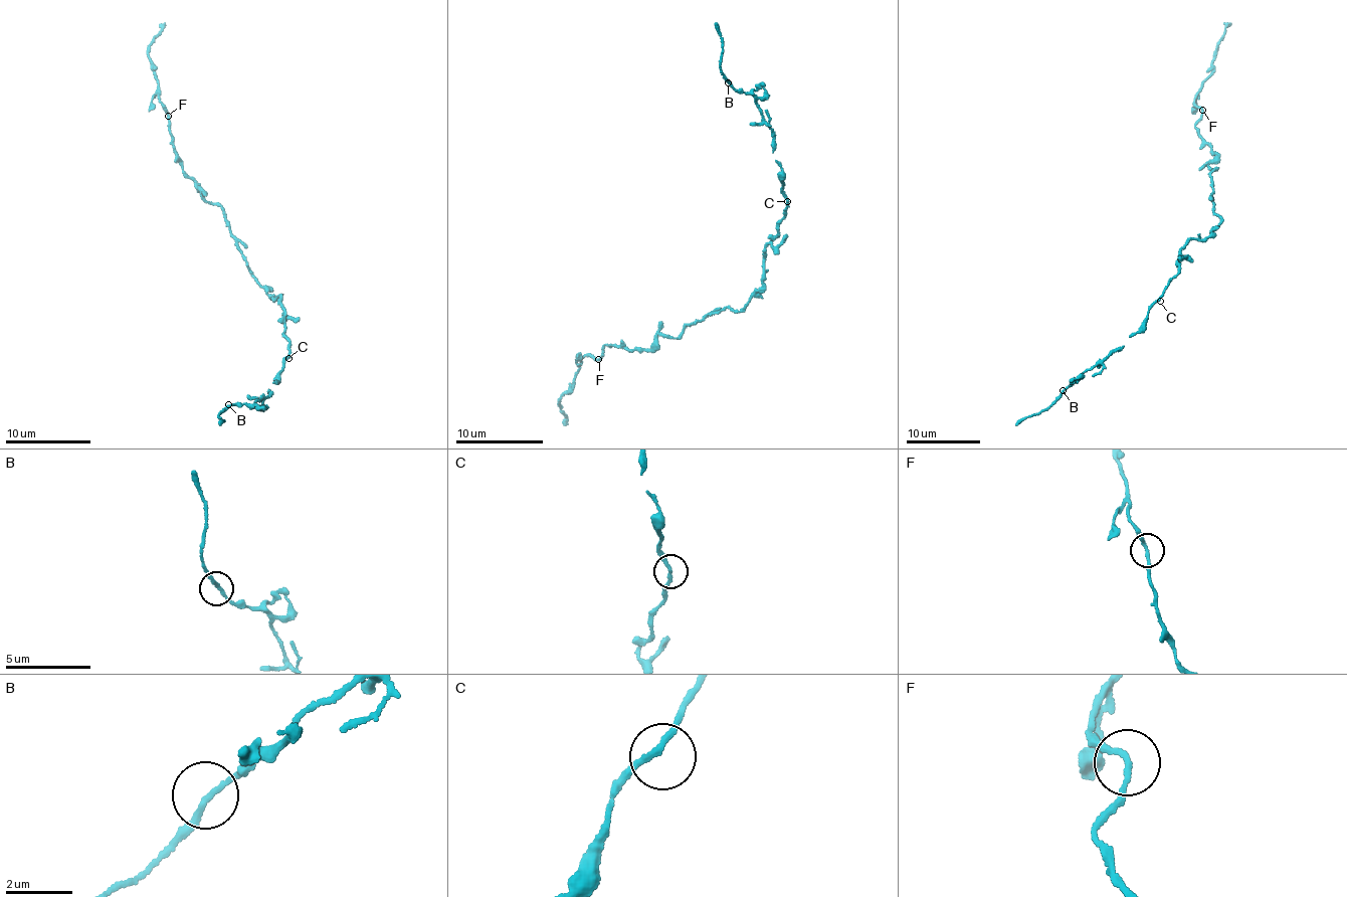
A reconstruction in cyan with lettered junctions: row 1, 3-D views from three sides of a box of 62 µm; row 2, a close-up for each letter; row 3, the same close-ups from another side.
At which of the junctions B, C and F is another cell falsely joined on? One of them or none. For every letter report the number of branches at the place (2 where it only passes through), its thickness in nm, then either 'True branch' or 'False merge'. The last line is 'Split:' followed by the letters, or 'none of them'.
B: Branches: 2. Thickness 170 nm. True branch
C: Branches: 2. Thickness 180 nm. True branch
F: Branches: 2. Thickness 180 nm. True branch
Split: none of them

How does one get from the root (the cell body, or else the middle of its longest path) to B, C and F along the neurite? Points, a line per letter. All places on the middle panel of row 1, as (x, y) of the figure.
B: (754, 294), (788, 205), (774, 140), (752, 94), (728, 82)
C: (754, 294), (762, 283), (767, 246), (779, 233), (787, 201)
F: (754, 294), (743, 309), (706, 316), (677, 338), (658, 334), (649, 349), (605, 344), (598, 359)

